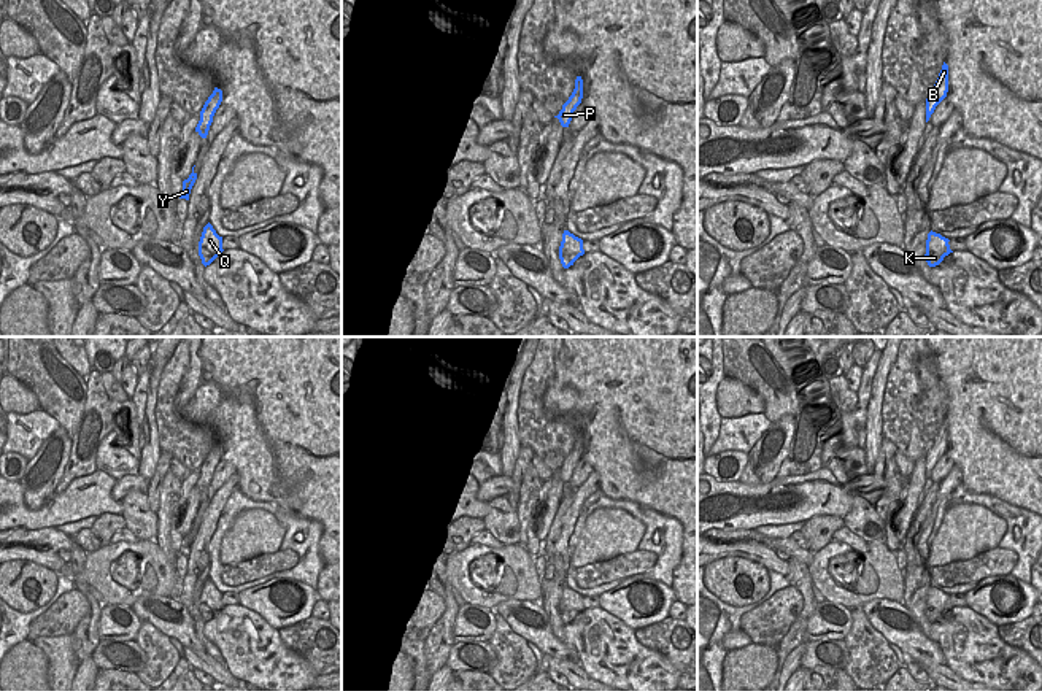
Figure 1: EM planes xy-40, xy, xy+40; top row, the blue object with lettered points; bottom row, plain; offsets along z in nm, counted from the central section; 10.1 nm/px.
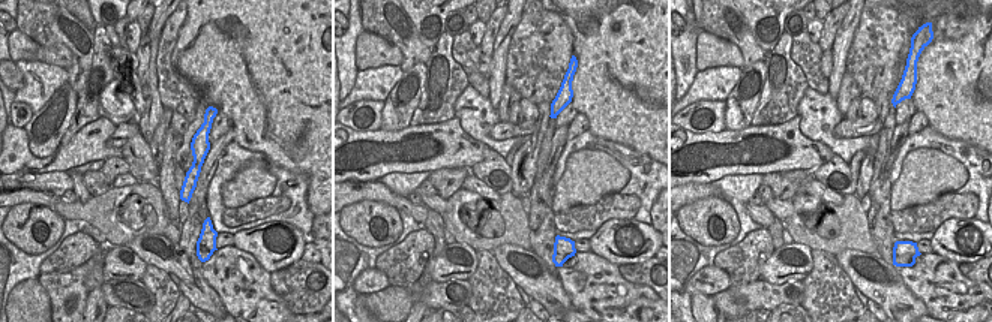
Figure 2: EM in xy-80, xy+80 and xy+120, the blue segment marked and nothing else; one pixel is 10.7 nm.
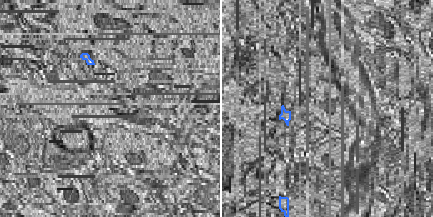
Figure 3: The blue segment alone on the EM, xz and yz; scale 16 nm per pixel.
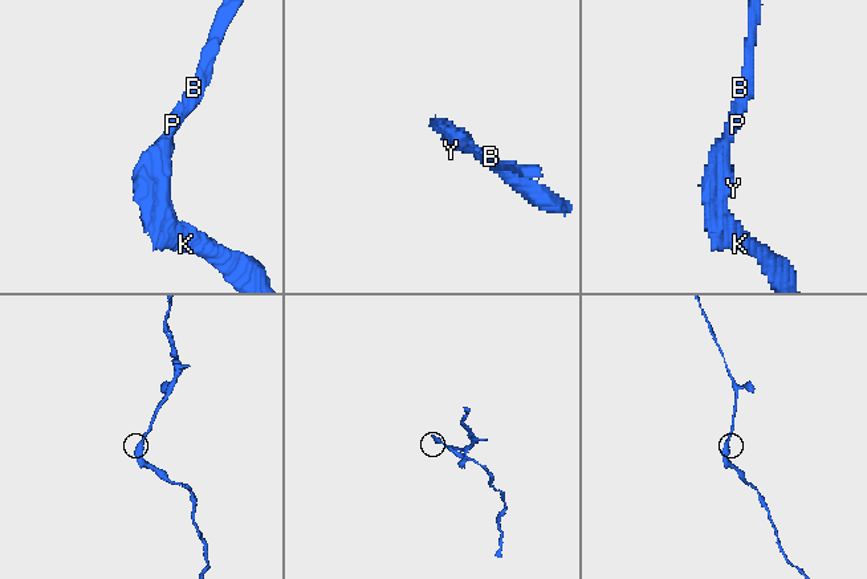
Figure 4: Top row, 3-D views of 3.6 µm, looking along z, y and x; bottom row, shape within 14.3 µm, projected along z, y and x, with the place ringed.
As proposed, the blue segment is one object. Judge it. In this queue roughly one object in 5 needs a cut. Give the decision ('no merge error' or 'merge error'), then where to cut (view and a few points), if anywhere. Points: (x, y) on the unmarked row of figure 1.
no merge error | no cut

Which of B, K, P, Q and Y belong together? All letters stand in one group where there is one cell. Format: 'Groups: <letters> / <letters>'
Groups: B K P Q Y.

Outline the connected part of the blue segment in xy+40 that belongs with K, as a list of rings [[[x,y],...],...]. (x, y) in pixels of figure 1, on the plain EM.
[[[929,588],[926,596],[926,618],[929,623],[939,621],[945,612],[953,608],[948,600],[948,594],[942,593],[940,589]]]

